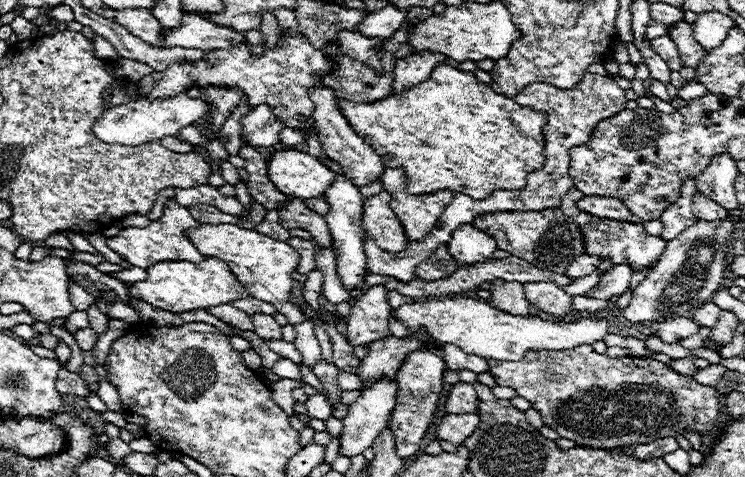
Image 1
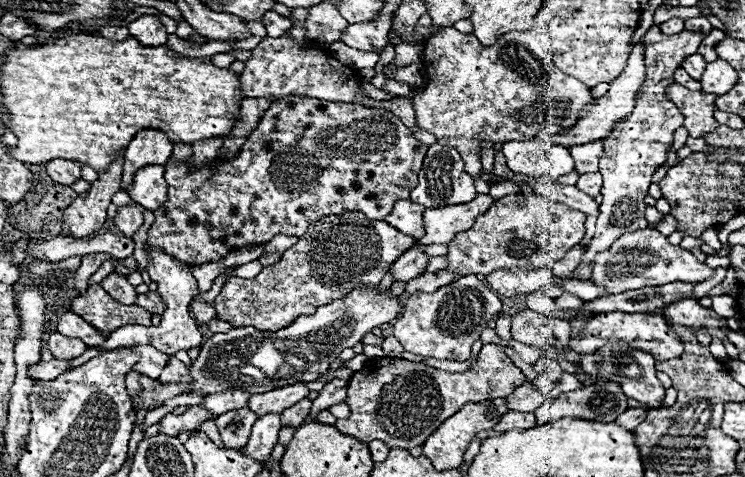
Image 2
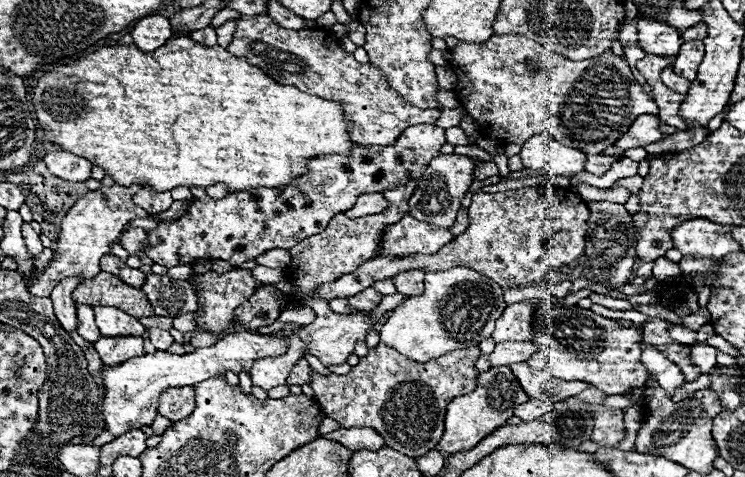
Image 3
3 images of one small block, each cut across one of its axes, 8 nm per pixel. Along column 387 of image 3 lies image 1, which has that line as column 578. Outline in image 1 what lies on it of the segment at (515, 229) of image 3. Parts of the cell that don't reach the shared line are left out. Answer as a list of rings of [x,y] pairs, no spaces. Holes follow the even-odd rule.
[[[582,254],[580,258],[574,258],[574,262],[568,266],[566,274],[568,274],[568,278],[584,278],[584,276],[596,272],[598,264],[600,264],[600,258]]]

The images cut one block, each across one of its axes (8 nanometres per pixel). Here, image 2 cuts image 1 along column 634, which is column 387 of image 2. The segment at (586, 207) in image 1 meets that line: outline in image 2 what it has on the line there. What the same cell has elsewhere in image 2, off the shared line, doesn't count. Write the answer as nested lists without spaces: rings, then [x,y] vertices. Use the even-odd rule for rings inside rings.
[[[398,200],[394,210],[386,216],[386,222],[394,226],[396,230],[402,230],[402,234],[410,234],[414,238],[422,238],[424,224],[422,224],[422,210],[424,206],[410,202],[410,200]]]

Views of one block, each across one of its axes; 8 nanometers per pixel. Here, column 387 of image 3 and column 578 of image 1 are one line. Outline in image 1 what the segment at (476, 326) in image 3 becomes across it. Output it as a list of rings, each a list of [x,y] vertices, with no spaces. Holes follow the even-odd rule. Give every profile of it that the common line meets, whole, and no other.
[[[474,298],[402,304],[392,310],[392,316],[406,326],[408,334],[416,334],[424,328],[426,334],[440,344],[456,344],[466,354],[476,354],[500,362],[522,360],[528,350],[566,350],[580,344],[592,344],[602,340],[610,326],[610,322],[600,316],[582,316],[576,322],[548,322],[540,320],[538,316],[512,316],[492,308],[488,302]]]

